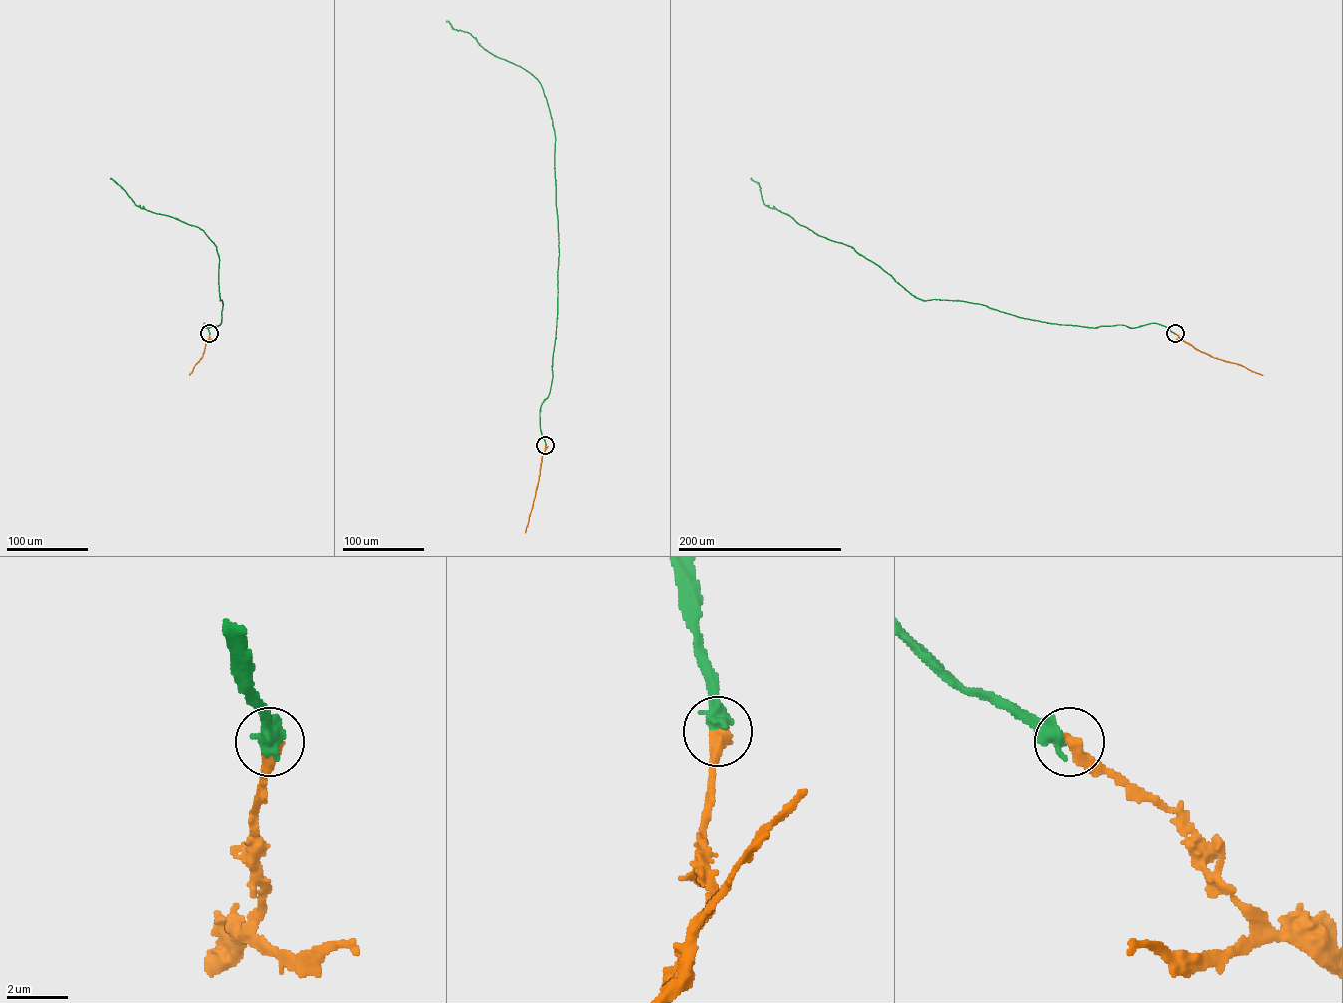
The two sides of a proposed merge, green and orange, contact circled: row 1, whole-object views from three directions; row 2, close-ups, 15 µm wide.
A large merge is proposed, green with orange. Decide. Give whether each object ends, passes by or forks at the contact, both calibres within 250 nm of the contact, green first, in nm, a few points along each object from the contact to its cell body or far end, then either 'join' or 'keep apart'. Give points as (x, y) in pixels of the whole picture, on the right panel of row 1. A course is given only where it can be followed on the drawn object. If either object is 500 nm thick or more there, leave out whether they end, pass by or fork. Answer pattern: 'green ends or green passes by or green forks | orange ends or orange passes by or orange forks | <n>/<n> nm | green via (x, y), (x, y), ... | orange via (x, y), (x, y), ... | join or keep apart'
550/460 nm | green via (1174, 333), (1155, 323), (1088, 327), (964, 301), (922, 300), (849, 246), (766, 205), (751, 178) | orange via (1174, 333), (1202, 352), (1262, 375) | join

